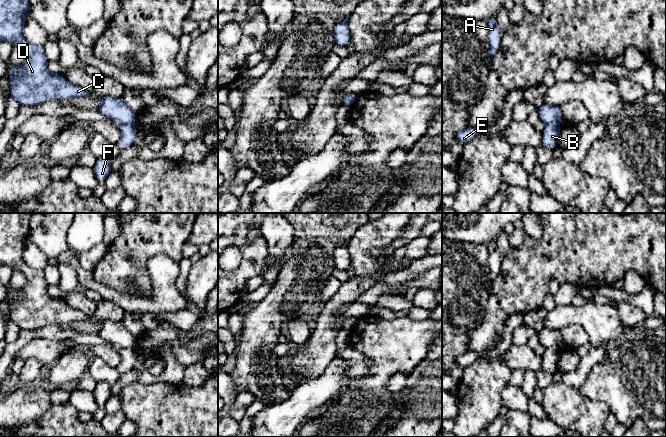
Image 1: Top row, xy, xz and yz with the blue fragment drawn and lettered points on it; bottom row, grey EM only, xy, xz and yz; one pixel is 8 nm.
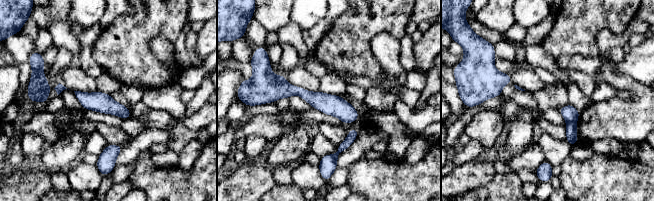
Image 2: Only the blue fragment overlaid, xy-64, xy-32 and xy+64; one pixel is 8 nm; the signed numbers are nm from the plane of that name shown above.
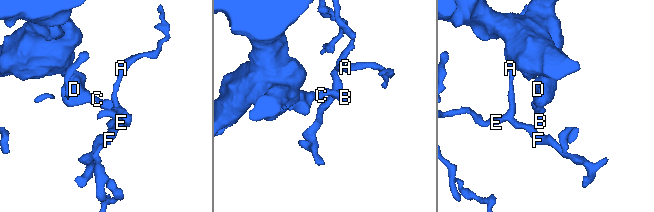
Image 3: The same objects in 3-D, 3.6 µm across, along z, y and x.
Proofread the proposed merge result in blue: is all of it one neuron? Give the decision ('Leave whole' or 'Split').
Split

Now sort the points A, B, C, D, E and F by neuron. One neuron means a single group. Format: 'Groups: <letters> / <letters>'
Groups: A B E F / C D

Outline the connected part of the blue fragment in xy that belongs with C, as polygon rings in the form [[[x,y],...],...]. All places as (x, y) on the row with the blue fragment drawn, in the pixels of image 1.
[[[0,0],[0,41],[12,45],[19,45],[26,51],[26,58],[22,66],[8,70],[12,76],[10,84],[10,97],[21,106],[35,106],[50,100],[69,100],[72,97],[85,97],[90,92],[69,83],[63,74],[53,74],[47,69],[48,60],[44,47],[30,44],[23,35],[24,23],[31,9],[30,0]]]

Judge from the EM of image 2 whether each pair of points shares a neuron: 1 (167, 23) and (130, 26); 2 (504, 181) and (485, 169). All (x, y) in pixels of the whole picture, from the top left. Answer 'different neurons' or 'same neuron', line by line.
1: same neuron
2: different neurons

